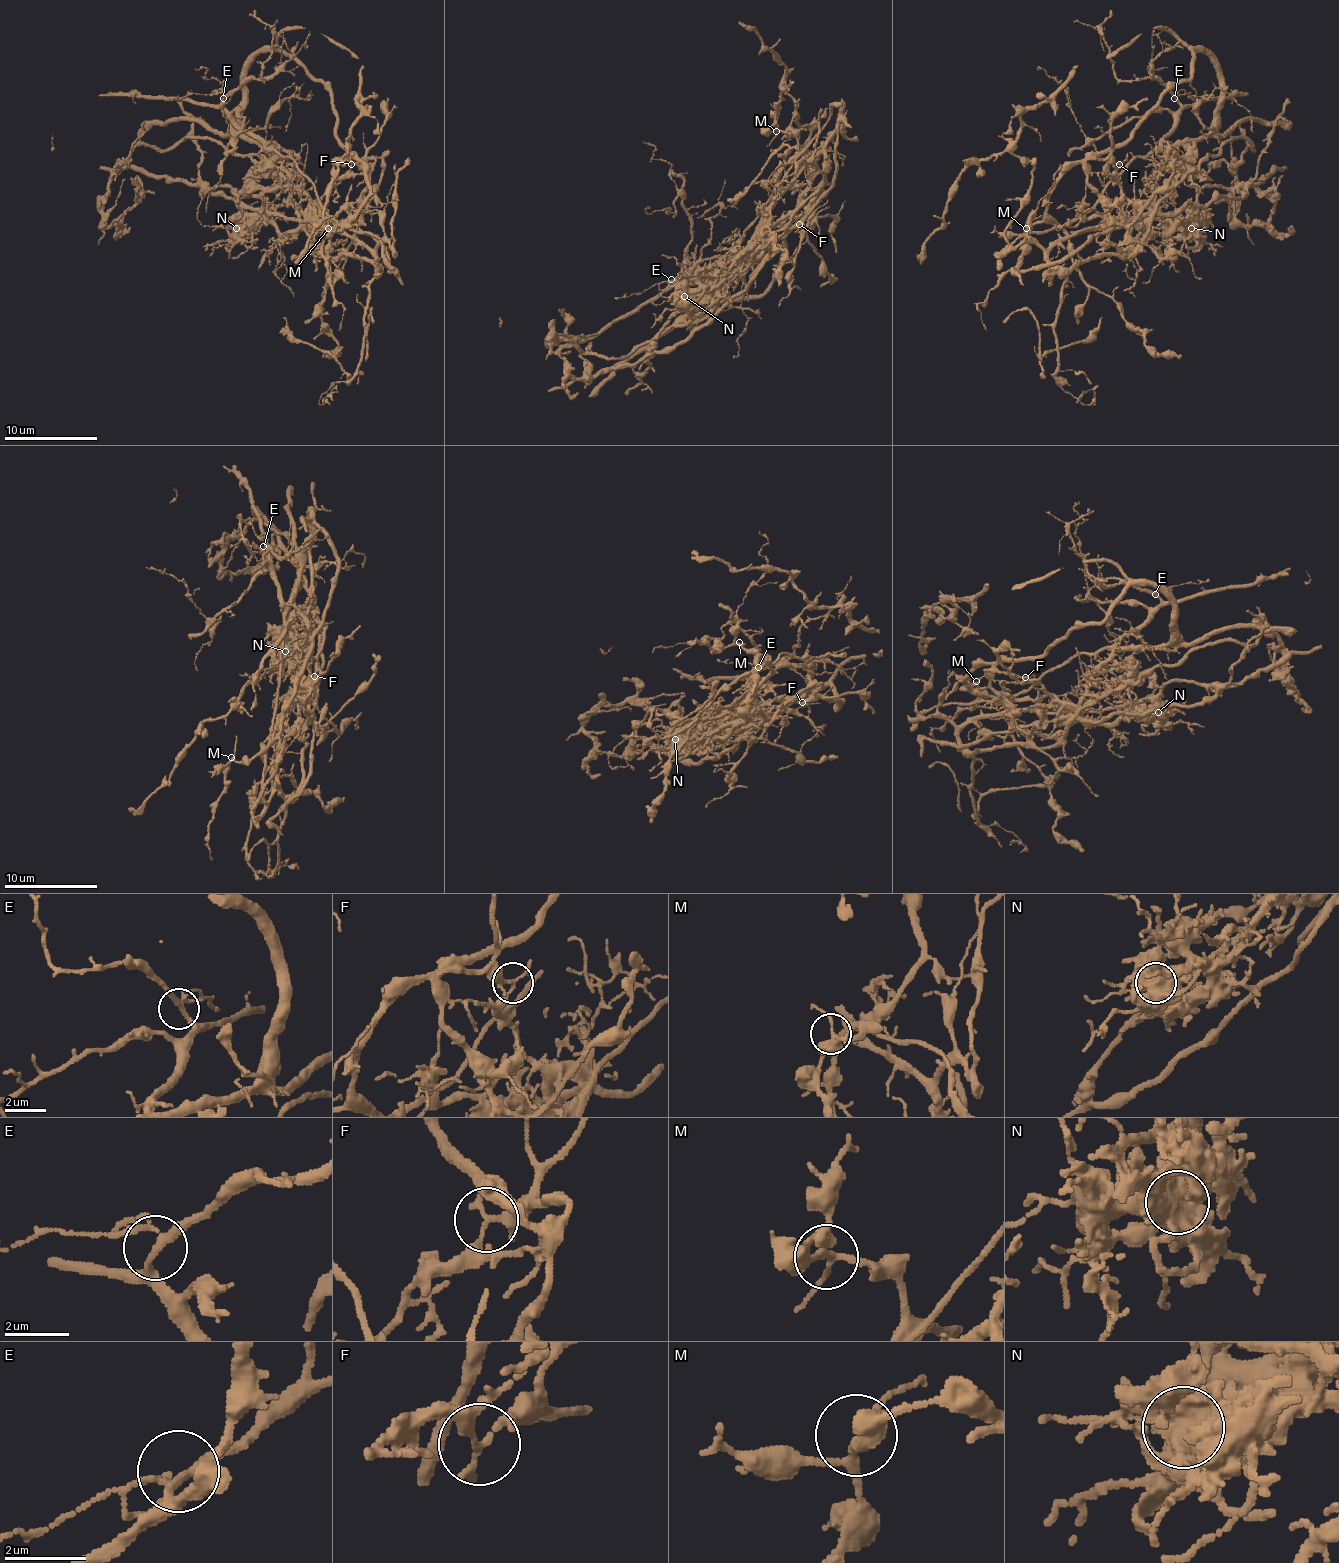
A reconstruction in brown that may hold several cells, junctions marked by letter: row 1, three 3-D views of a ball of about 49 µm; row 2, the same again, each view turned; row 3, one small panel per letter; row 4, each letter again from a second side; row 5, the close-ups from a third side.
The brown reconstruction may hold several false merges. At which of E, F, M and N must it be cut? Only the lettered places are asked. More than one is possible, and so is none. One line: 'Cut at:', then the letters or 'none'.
Cut at: F, N

